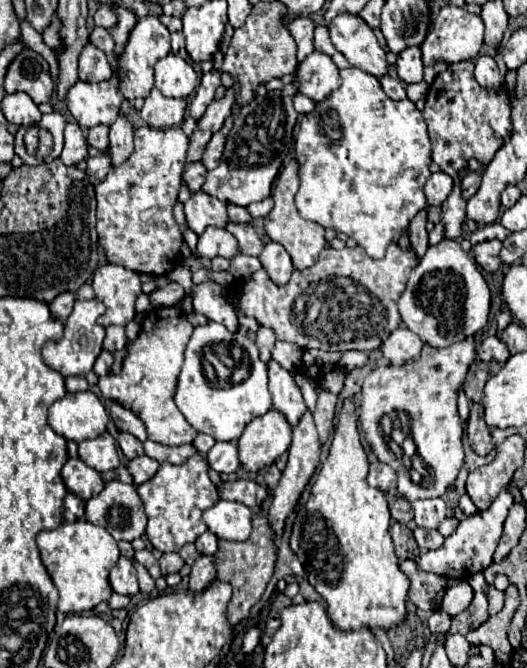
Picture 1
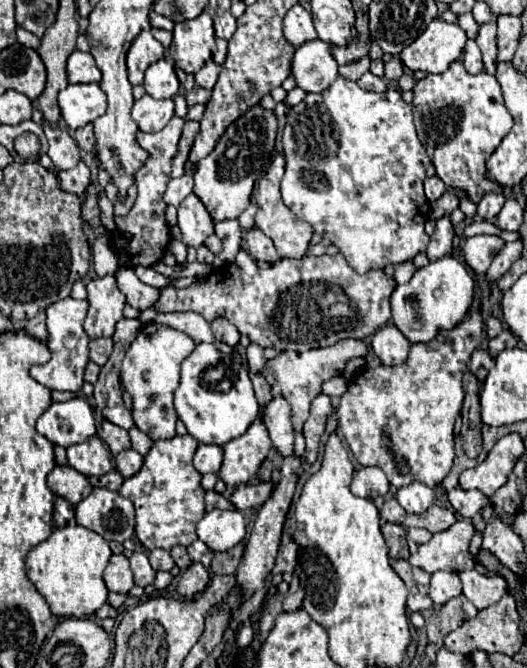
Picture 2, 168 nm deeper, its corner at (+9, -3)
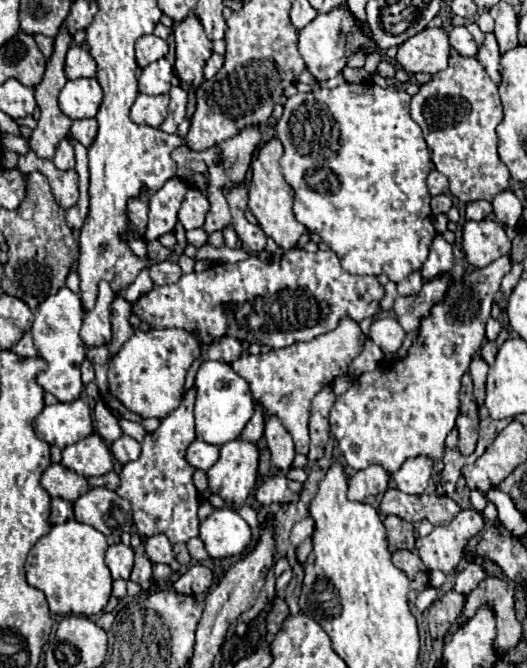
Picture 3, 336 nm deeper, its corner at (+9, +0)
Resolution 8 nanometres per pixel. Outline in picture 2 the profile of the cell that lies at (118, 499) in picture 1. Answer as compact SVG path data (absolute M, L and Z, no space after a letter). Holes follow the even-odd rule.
M96 487L76 505L76 521L102 535L106 541L124 543L134 535L134 505L106 487Z

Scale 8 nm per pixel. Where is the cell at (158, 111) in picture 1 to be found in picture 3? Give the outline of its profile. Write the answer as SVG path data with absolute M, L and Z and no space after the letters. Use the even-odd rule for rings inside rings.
M138 94L132 106L132 120L136 124L148 124L158 128L168 114L168 102L170 102L168 94L160 94L160 96Z

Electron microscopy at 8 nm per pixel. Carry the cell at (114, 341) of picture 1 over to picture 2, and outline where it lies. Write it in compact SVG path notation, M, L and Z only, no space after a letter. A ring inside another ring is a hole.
M98 337L90 341L90 359L98 365L104 365L112 353L114 341L110 337Z

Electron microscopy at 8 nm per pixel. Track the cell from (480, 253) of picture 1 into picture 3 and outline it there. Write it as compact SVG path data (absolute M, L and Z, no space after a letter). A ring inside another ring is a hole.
M496 220L466 222L462 246L466 252L466 260L476 268L484 268L496 258L510 254L510 240L502 224Z

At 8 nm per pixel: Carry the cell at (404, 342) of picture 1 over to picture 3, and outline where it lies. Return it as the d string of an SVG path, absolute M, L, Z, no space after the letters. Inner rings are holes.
M378 316L370 326L370 338L376 346L382 348L384 354L394 354L402 346L404 330L398 326L398 320L392 316Z

